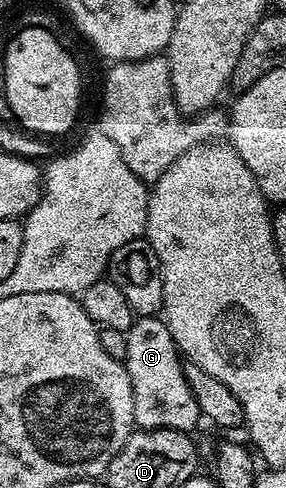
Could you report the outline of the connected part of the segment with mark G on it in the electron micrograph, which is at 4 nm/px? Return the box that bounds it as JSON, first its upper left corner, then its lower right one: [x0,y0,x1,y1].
[124,316,200,431]

